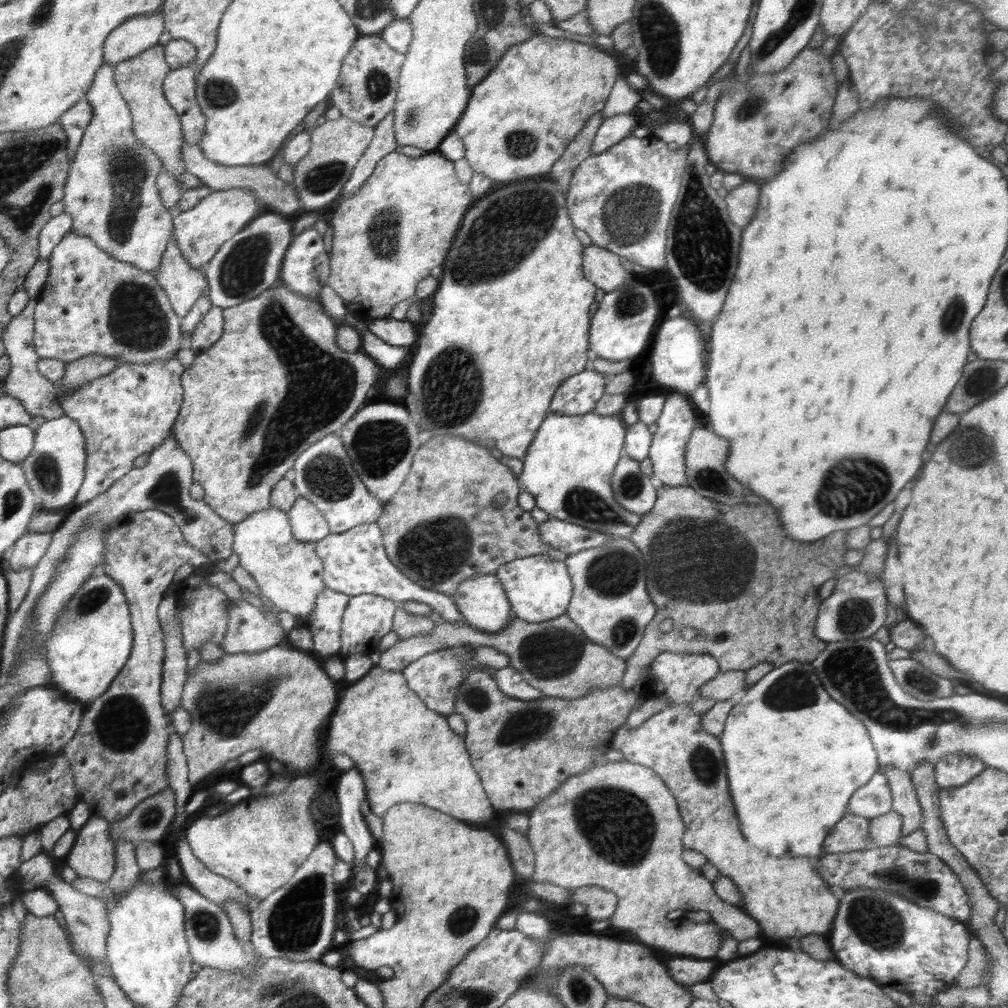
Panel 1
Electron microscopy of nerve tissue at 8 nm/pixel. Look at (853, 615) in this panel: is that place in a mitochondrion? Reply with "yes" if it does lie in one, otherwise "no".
yes

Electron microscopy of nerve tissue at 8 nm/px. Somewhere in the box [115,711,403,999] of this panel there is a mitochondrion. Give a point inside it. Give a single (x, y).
(294, 924)

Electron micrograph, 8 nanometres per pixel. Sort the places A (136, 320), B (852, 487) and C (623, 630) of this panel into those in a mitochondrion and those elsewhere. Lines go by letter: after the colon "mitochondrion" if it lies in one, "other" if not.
A: mitochondrion
B: mitochondrion
C: mitochondrion

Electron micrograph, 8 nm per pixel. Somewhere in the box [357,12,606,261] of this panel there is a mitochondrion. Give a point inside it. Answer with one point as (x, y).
(521, 144)

